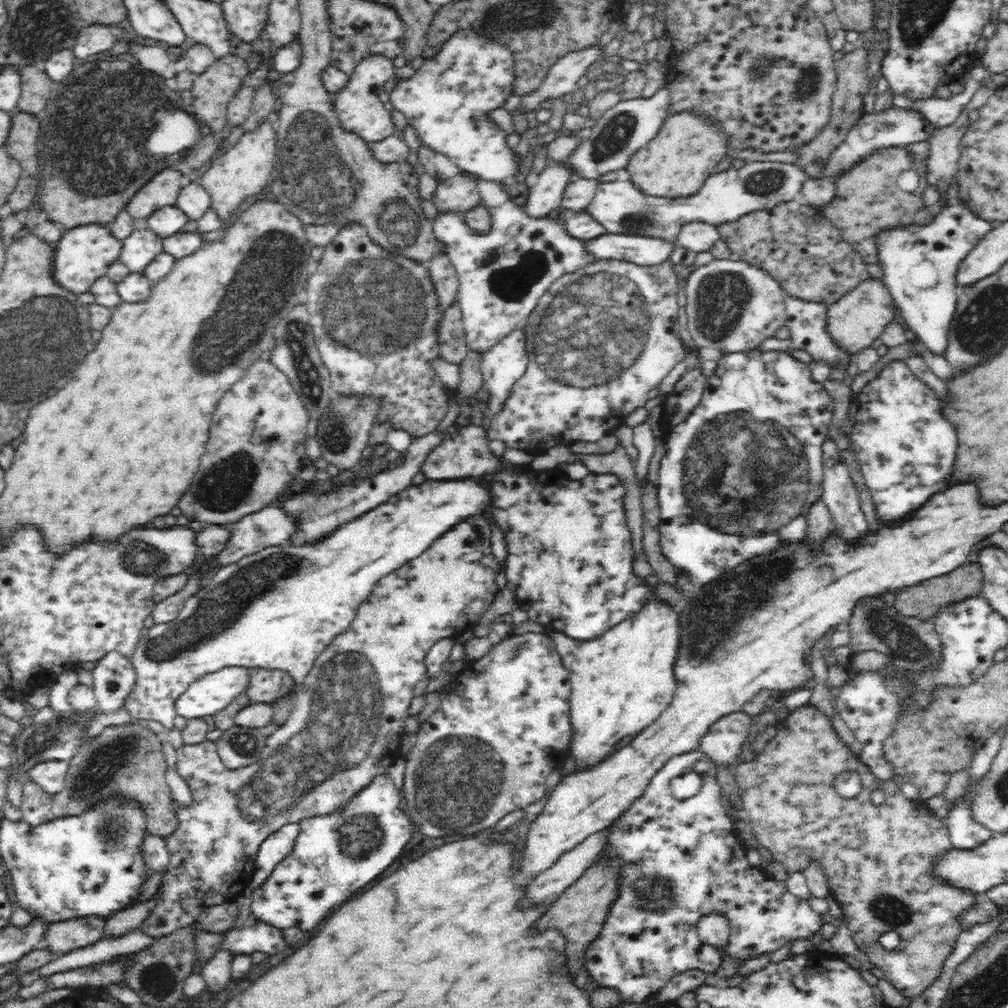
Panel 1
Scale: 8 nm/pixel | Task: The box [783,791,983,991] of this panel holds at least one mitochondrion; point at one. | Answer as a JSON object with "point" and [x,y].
{"point":[890,910]}

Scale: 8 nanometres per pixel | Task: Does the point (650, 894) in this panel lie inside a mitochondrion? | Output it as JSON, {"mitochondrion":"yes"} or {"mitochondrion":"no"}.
{"mitochondrion":"yes"}

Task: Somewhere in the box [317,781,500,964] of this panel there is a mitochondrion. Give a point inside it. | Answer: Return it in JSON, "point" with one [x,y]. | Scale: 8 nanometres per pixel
{"point":[359,833]}

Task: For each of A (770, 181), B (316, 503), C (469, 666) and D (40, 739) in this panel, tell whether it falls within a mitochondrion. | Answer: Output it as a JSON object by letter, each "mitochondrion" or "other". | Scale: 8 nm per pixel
{"A":"mitochondrion","B":"mitochondrion","C":"other","D":"mitochondrion"}

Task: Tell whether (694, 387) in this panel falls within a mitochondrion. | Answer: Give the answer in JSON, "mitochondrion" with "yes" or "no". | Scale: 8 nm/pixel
{"mitochondrion":"no"}

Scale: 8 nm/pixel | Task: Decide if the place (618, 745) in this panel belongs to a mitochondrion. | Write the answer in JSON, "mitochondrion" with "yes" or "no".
{"mitochondrion":"no"}

